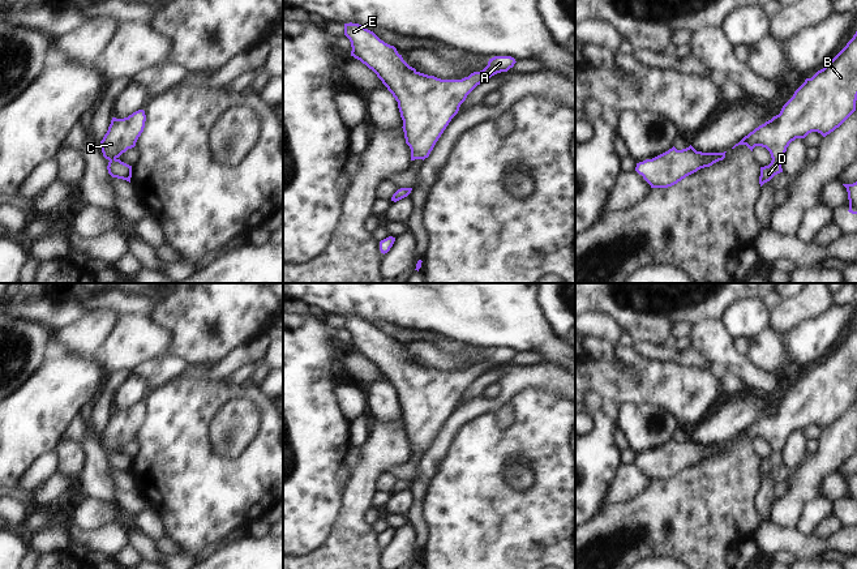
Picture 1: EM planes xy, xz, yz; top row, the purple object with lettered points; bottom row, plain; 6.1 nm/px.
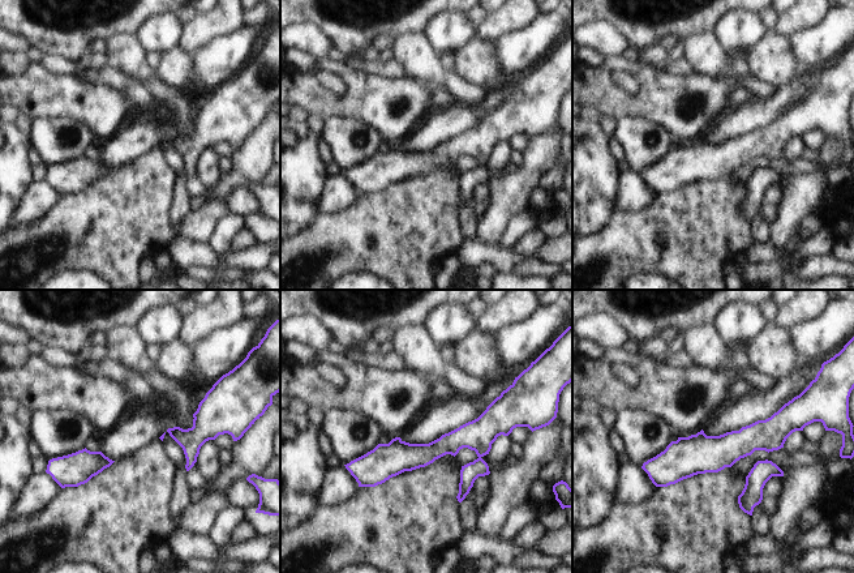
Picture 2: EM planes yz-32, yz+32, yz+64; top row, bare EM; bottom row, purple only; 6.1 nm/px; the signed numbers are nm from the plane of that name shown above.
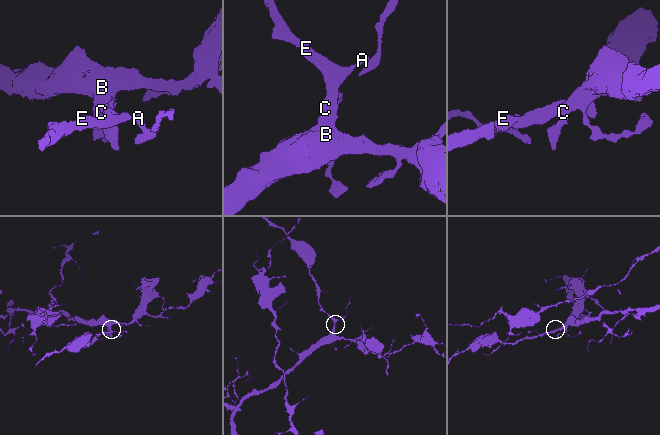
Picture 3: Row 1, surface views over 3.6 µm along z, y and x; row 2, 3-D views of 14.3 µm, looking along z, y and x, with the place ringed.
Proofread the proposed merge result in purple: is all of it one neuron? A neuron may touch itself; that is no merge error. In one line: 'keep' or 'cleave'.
keep

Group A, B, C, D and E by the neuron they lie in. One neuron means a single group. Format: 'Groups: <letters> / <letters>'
Groups: A B C D E.

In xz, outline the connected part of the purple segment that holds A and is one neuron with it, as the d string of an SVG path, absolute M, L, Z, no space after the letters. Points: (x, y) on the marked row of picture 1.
M344 23L351 56L372 69L398 102L411 161L429 157L436 142L458 114L467 95L492 76L517 63L511 56L494 56L488 65L462 80L441 80L410 67L394 46L359 23Z

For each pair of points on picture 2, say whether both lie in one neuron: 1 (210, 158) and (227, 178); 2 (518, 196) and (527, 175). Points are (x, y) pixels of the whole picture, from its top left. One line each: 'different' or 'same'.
1: different
2: same

